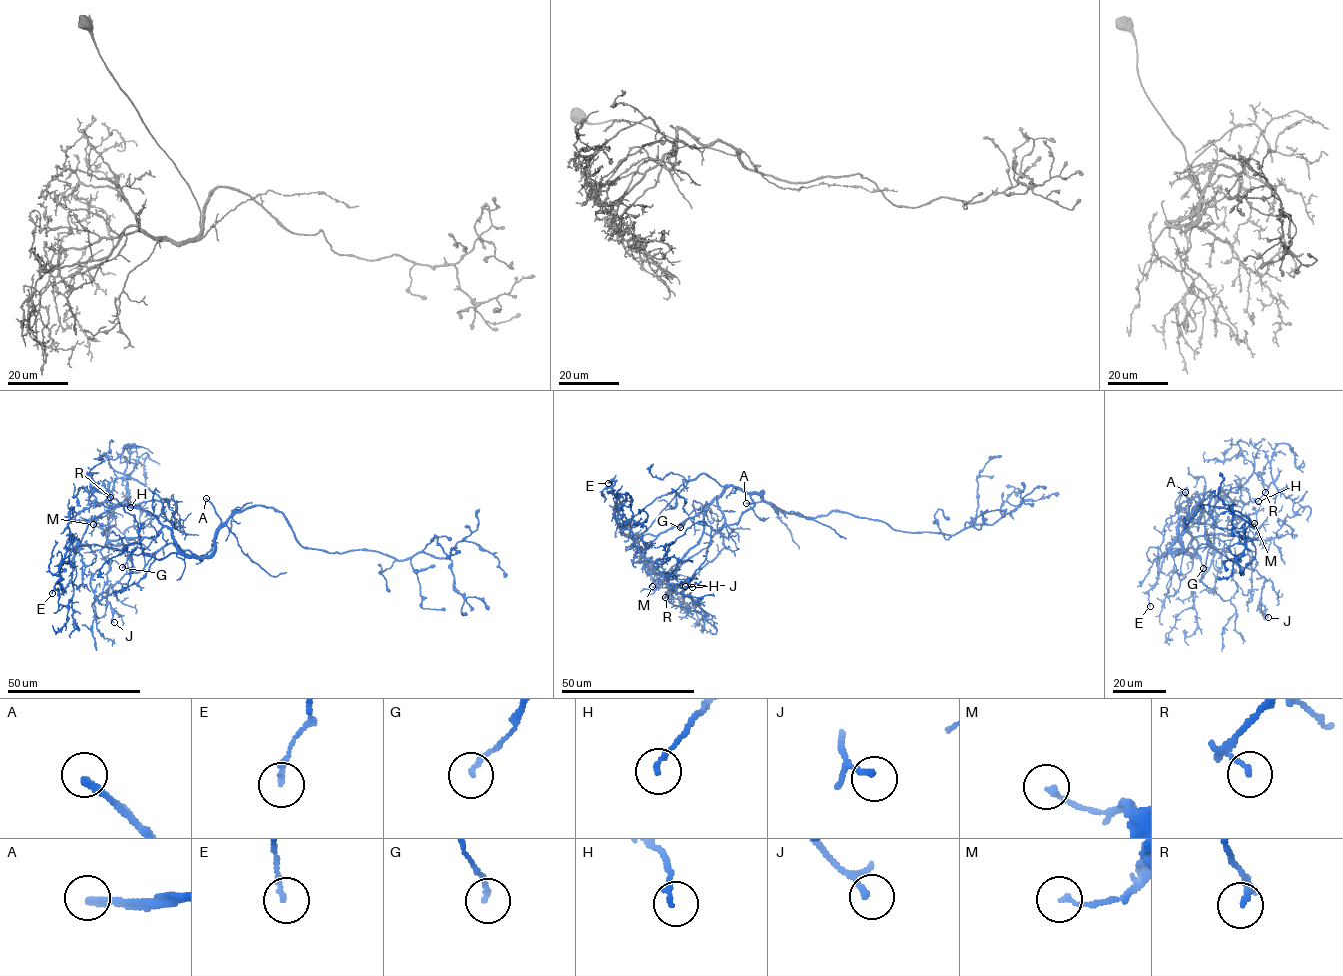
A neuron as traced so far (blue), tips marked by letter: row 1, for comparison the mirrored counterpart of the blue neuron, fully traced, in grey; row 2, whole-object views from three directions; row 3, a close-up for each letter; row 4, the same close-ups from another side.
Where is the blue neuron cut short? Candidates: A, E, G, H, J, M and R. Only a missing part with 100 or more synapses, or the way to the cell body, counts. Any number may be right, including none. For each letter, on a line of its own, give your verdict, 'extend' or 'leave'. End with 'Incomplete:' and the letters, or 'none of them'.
A: extend
E: leave
G: leave
H: leave
J: leave
M: leave
R: leave
Incomplete: A

